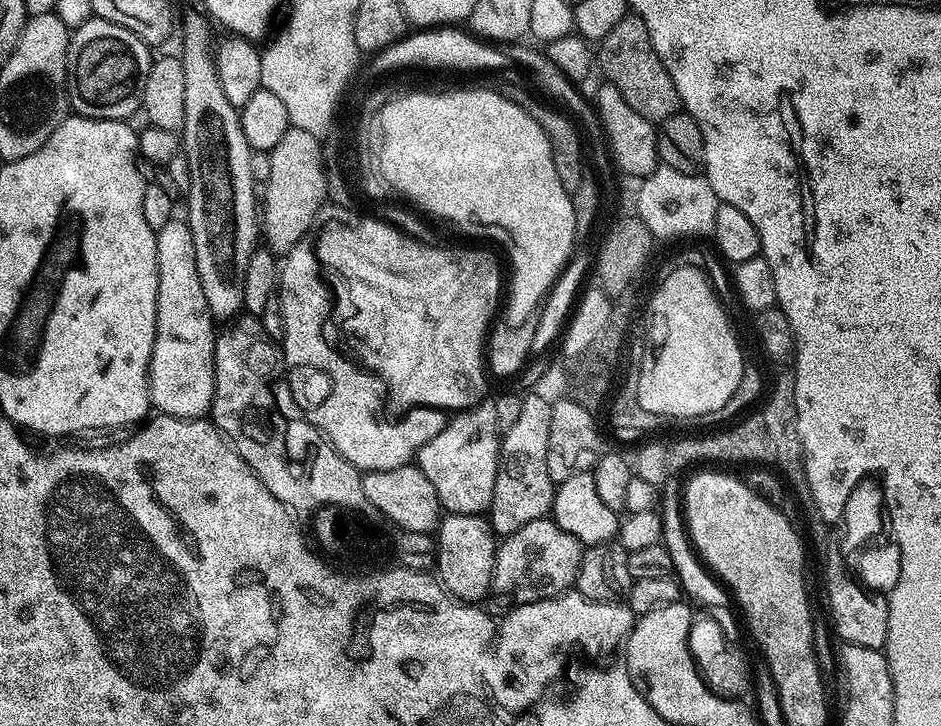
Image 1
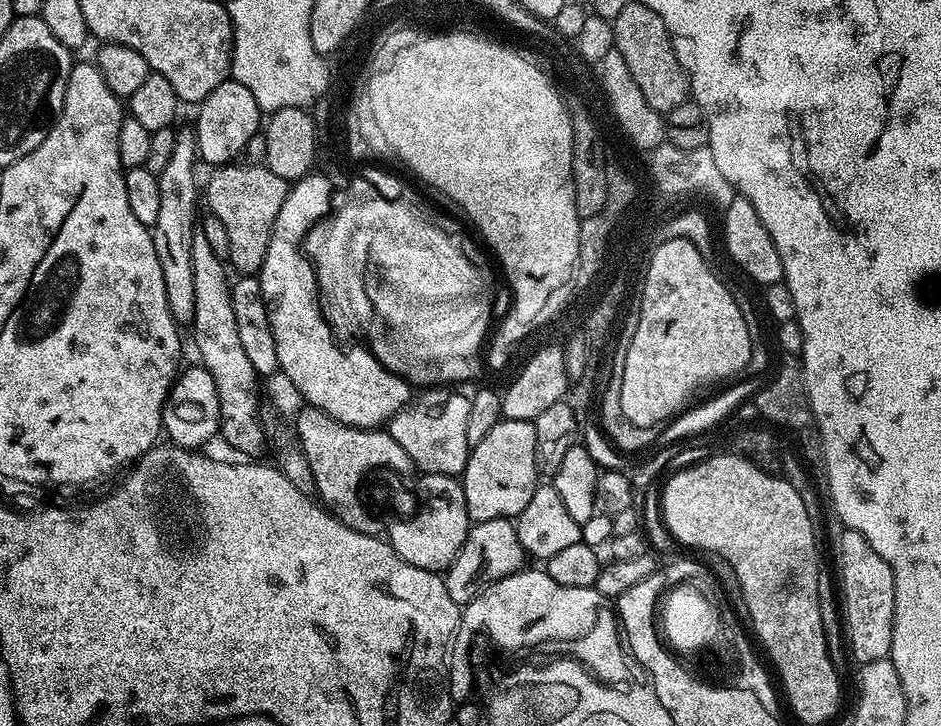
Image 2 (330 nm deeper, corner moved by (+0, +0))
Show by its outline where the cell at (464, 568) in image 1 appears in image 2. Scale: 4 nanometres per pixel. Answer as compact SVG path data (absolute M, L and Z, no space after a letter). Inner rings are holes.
M424 474L419 478L421 480L414 484L418 507L407 518L393 523L386 533L386 539L403 560L410 562L410 566L443 574L454 558L458 558L458 550L462 550L468 537L470 521L464 485L457 477L446 474Z

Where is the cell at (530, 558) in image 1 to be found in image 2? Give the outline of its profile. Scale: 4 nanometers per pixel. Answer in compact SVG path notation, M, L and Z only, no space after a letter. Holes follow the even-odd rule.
M511 519L473 523L468 529L462 550L458 550L458 558L454 558L447 572L443 573L444 585L450 598L463 606L469 604L480 589L521 571L525 567L524 560L526 561L526 553L522 542L518 542L516 526Z

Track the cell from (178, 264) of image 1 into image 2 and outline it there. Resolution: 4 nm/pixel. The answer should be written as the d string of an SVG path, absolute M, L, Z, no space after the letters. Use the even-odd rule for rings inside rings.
M191 127L180 128L176 133L173 154L166 168L157 175L159 187L159 213L150 227L154 254L162 266L162 282L166 282L166 302L177 325L191 325L194 318L194 266L190 262L192 227L198 223L196 216L196 164L198 153L196 138Z

